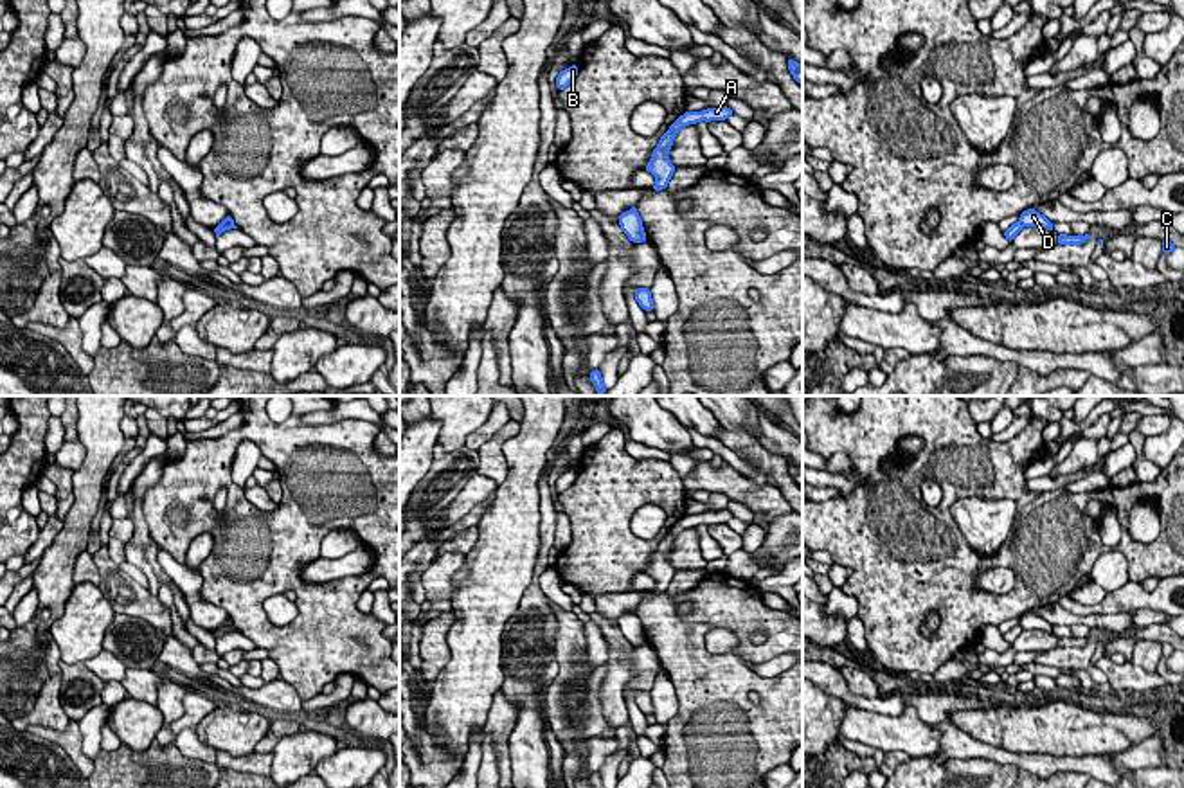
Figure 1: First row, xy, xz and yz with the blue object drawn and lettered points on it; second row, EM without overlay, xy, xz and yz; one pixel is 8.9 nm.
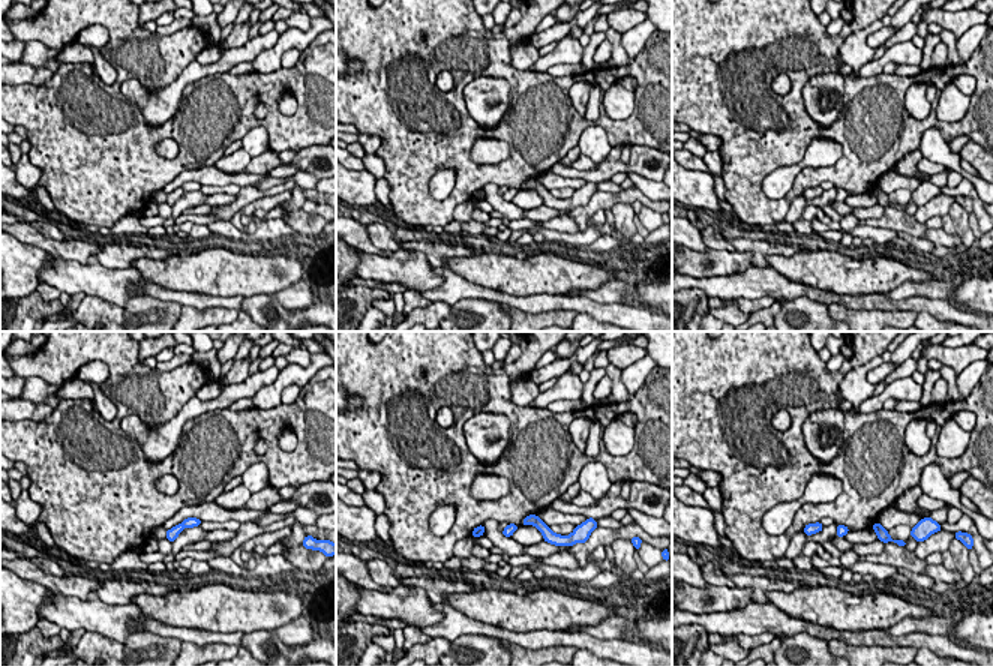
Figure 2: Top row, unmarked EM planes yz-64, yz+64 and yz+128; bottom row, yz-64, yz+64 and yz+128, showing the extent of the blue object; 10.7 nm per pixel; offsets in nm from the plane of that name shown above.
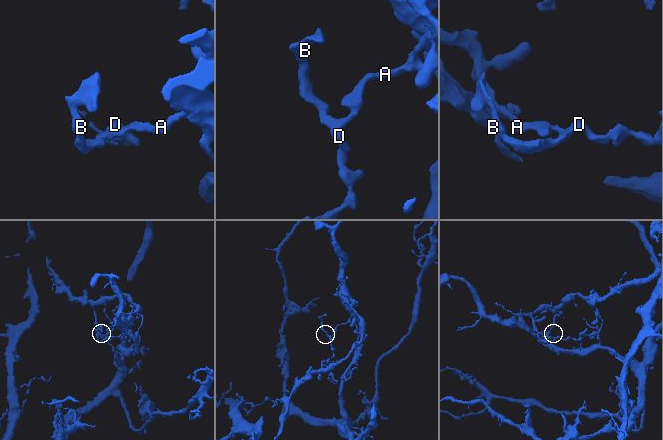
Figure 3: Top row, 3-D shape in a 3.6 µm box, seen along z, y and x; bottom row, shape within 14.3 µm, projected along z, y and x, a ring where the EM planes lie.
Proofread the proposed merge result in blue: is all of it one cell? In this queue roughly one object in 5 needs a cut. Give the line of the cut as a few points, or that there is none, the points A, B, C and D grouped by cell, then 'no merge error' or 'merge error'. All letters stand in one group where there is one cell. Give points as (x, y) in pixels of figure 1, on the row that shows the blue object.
cut yz (1019, 220), (1022, 225); groups A B / C D; merge error

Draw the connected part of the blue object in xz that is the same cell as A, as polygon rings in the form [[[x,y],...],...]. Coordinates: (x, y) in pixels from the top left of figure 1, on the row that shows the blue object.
[[[729,106],[707,108],[707,110],[702,110],[702,112],[686,112],[684,115],[680,115],[669,126],[669,130],[660,137],[657,148],[651,153],[650,164],[644,167],[644,171],[651,173],[657,178],[651,191],[664,191],[668,187],[668,182],[671,180],[671,176],[675,173],[675,166],[668,158],[668,151],[673,146],[675,135],[682,128],[686,128],[689,124],[696,124],[700,121],[705,121],[705,122],[727,121],[731,115],[734,115],[734,113]]]

